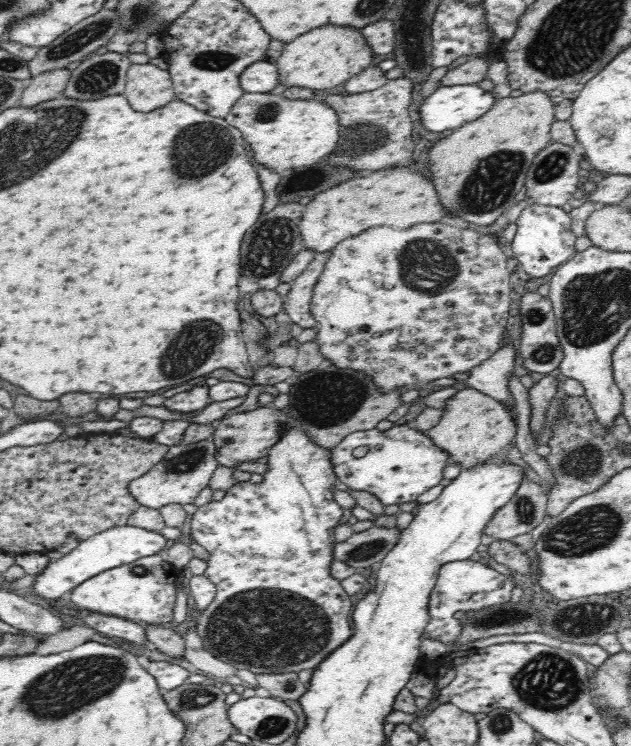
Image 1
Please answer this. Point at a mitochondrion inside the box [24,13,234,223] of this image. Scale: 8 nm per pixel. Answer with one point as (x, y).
(75, 42)

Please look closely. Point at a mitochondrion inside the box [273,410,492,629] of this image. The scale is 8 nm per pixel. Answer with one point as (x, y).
(371, 549)

